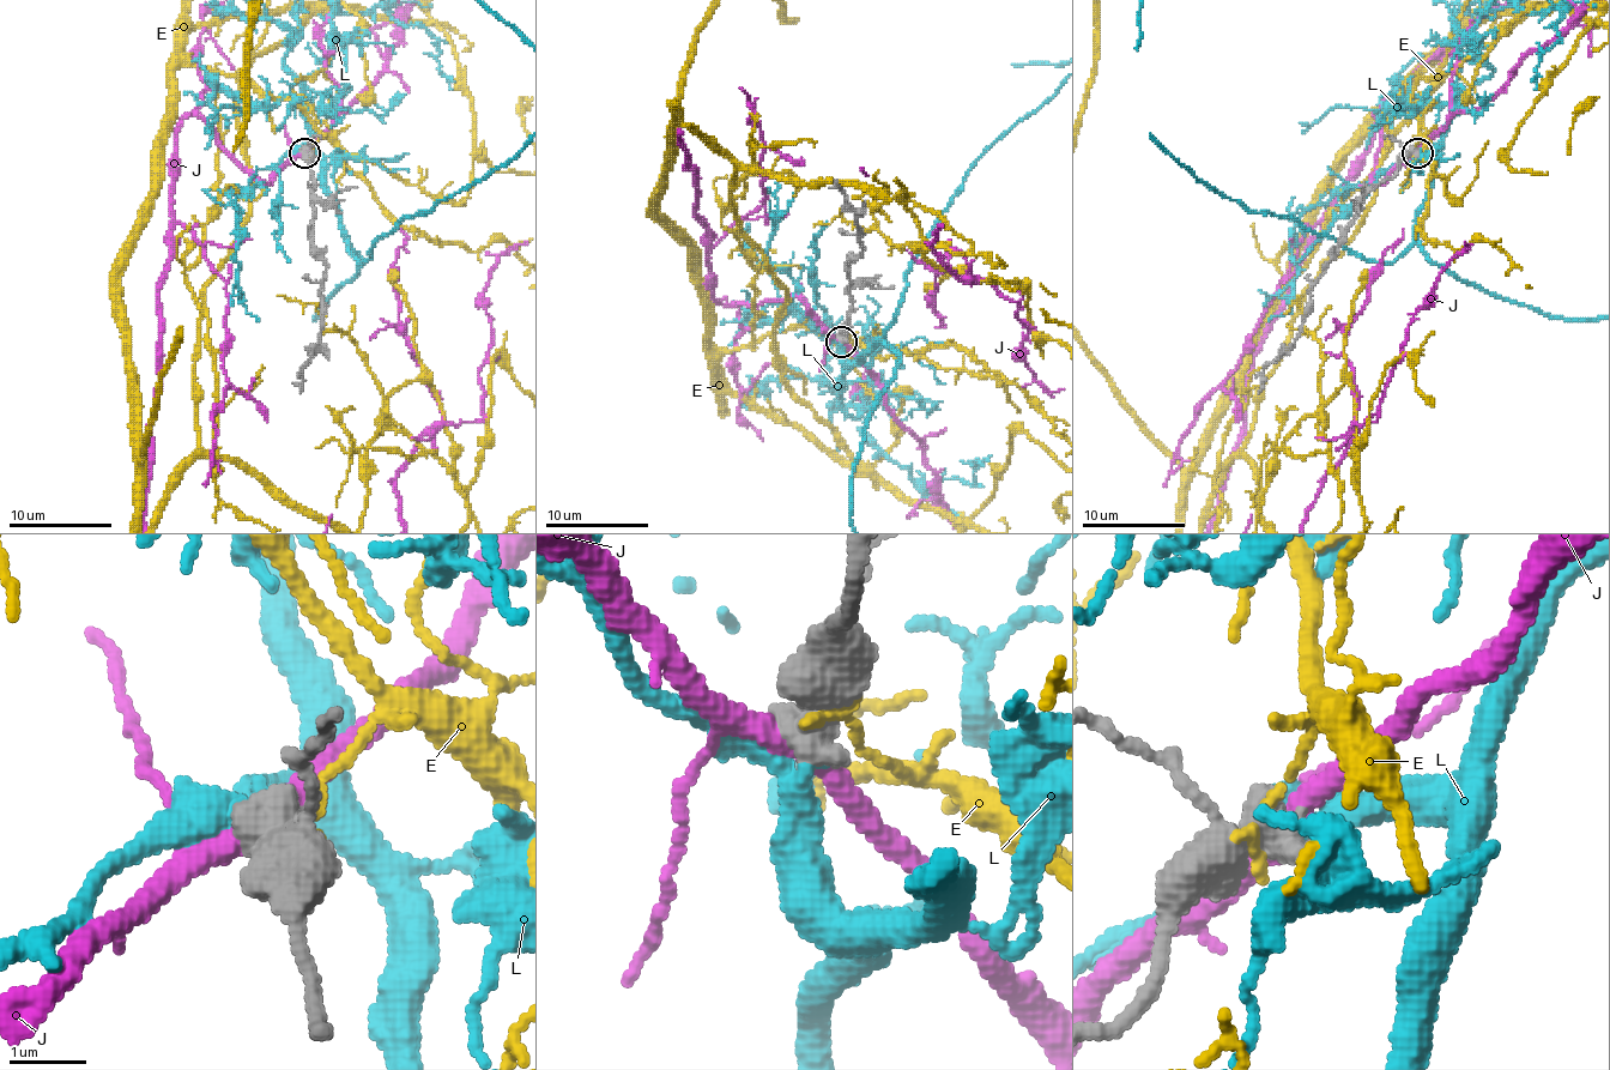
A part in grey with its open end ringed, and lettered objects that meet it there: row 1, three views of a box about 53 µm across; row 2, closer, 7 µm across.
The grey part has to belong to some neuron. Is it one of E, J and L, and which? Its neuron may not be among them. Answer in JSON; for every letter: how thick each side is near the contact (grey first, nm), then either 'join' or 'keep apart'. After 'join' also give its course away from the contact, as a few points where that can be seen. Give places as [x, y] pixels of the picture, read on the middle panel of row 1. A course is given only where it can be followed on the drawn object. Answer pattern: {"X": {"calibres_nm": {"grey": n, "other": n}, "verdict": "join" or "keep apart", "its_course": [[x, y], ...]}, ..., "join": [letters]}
{"E": {"calibres_nm": {"grey": 650, "other": 140}, "verdict": "keep apart"}, "J": {"calibres_nm": {"grey": 500, "other": 260}, "verdict": "keep apart"}, "L": {"calibres_nm": {"grey": 480, "other": 280}, "verdict": "join"}, "join": ["L"]}

